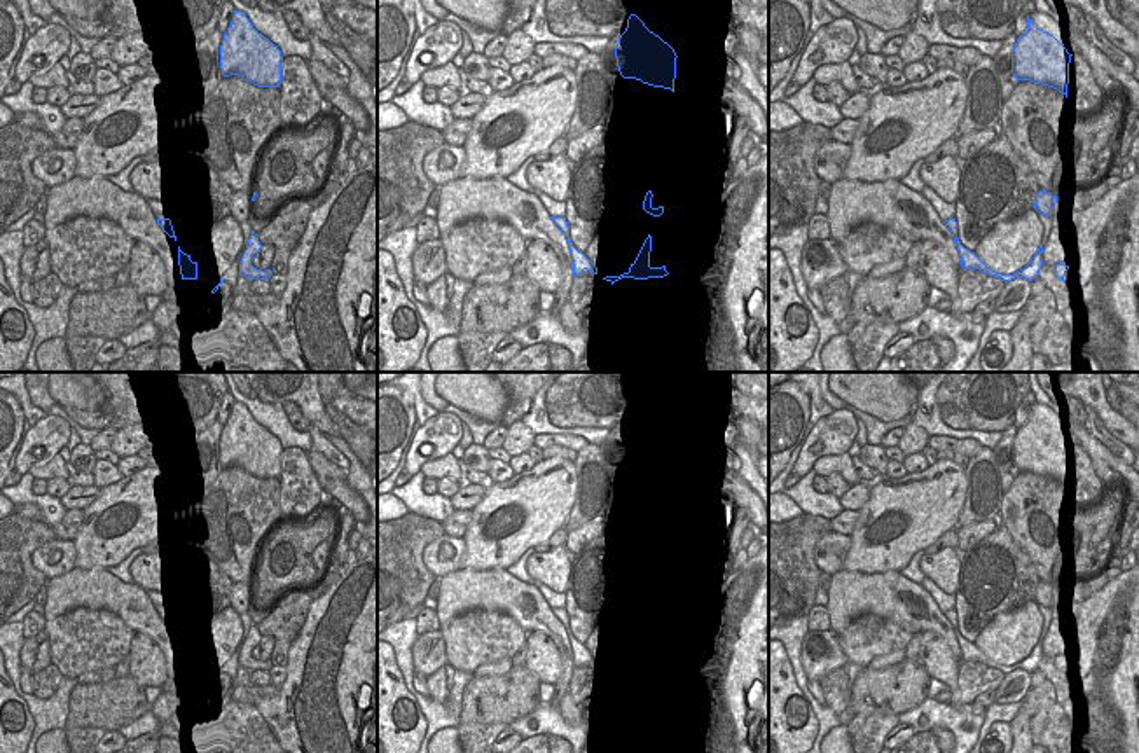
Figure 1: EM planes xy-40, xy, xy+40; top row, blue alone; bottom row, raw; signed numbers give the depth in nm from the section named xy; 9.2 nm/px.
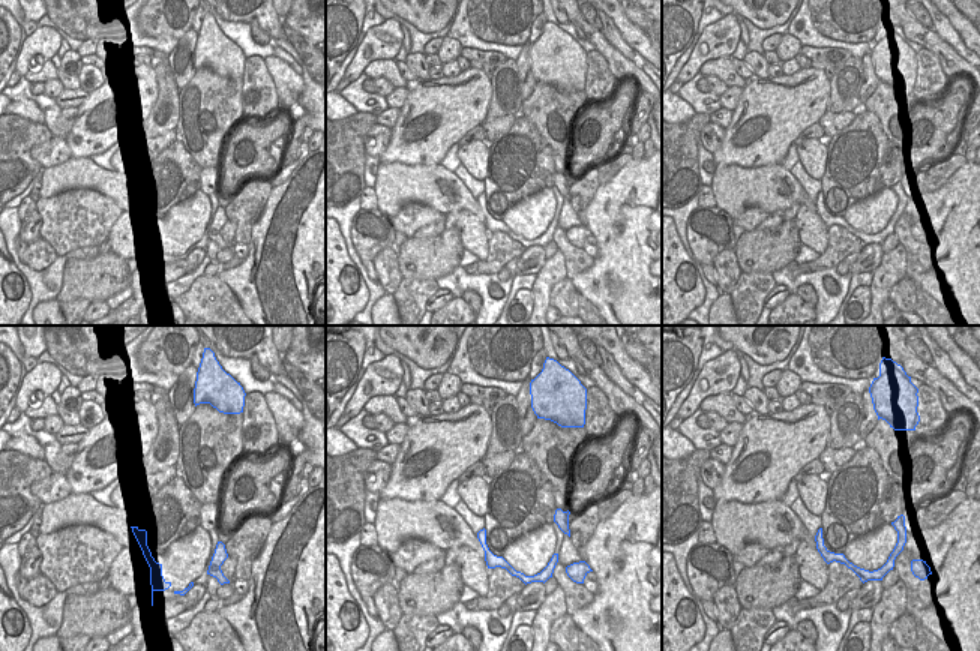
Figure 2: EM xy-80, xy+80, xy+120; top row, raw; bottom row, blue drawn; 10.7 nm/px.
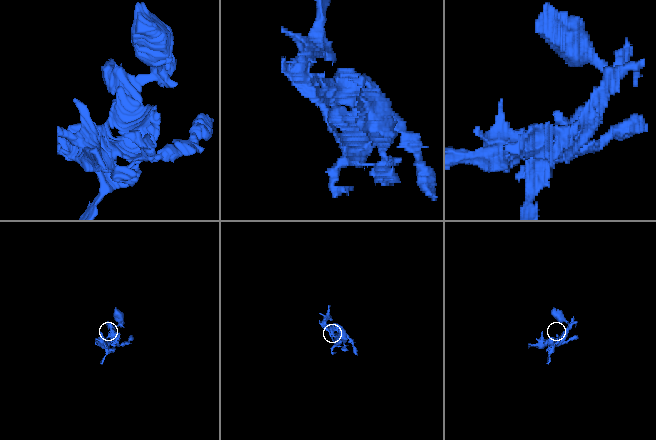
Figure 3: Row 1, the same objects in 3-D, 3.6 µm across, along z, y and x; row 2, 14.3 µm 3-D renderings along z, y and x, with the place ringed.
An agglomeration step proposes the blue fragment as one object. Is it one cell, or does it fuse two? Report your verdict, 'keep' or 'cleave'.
cleave

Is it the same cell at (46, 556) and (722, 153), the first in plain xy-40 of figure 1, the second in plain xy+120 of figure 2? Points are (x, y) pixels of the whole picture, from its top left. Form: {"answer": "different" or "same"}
{"answer": "different"}

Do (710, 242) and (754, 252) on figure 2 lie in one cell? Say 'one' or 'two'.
two

